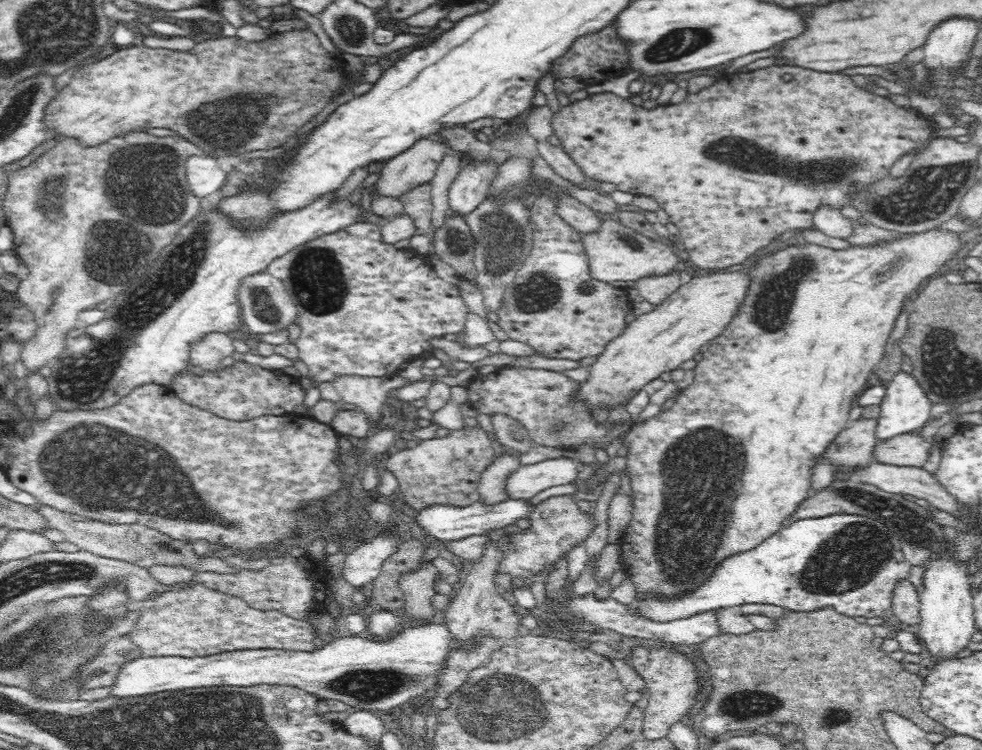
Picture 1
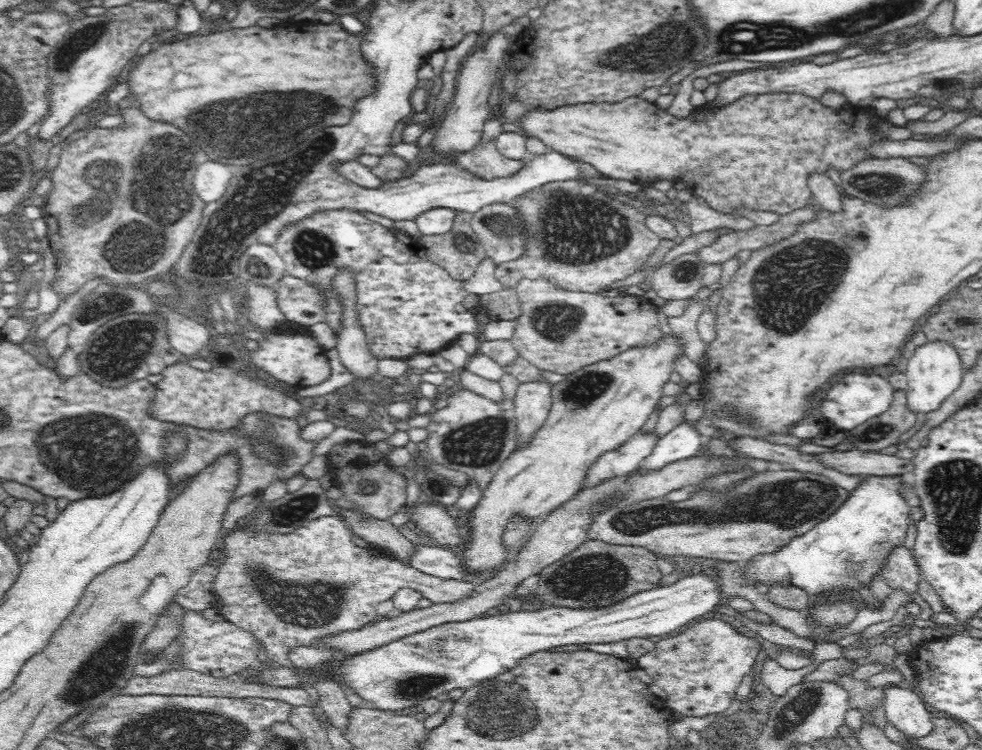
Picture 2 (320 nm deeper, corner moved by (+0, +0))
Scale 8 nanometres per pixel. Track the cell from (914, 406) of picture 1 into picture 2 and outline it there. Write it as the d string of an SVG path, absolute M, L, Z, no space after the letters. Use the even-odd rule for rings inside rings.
M927 342L919 347L908 360L903 371L906 379L906 408L915 415L923 417L942 406L942 402L958 388L963 372L957 352L947 342Z

